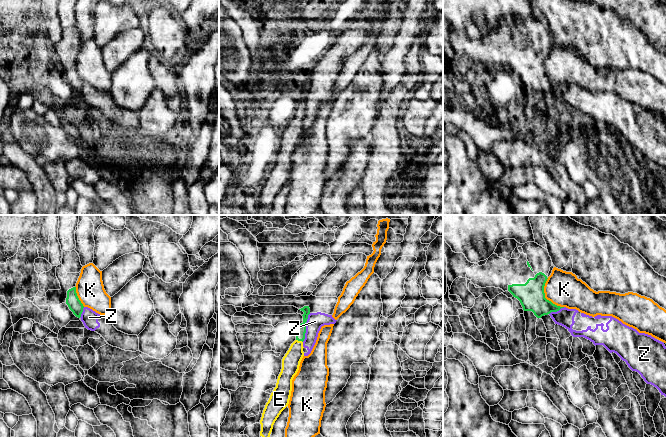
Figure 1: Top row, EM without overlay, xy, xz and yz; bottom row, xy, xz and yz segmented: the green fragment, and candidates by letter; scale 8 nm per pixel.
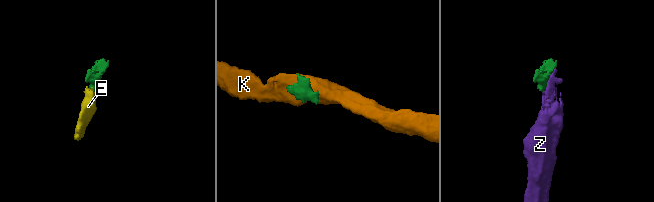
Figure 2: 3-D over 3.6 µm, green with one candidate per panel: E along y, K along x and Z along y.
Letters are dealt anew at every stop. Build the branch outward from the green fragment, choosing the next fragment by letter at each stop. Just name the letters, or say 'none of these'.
E

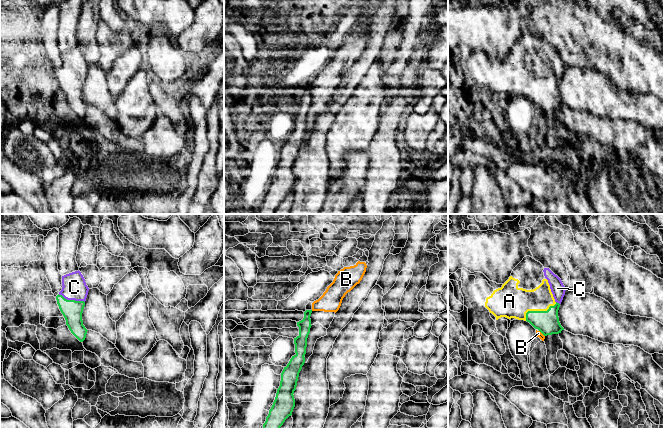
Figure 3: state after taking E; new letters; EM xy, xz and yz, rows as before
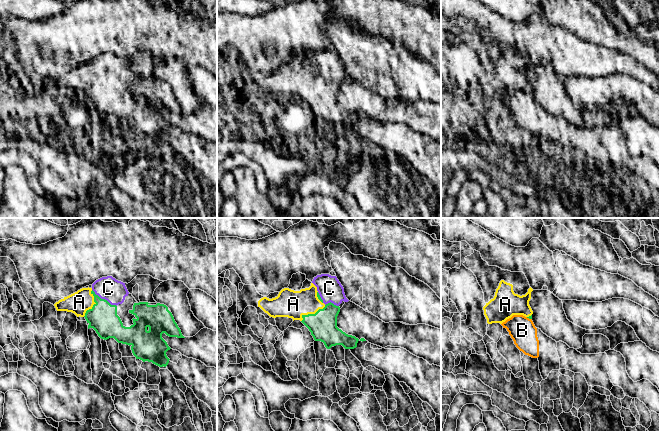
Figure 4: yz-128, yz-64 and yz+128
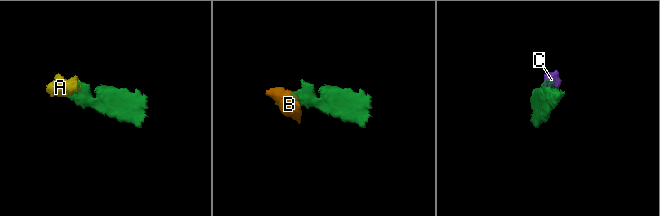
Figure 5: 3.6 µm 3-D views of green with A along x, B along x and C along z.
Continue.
A, C

